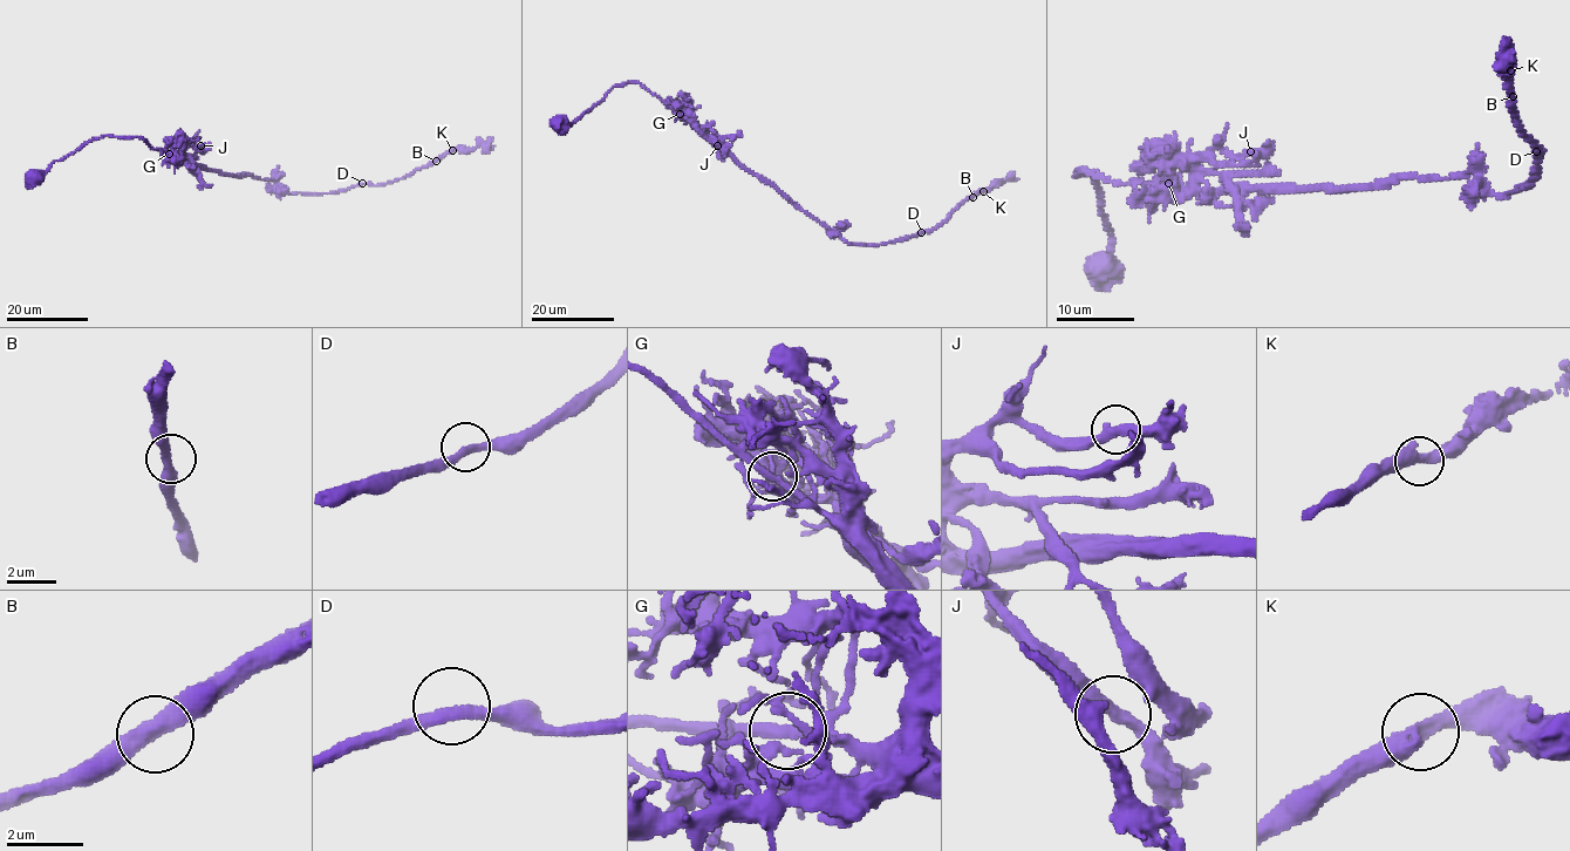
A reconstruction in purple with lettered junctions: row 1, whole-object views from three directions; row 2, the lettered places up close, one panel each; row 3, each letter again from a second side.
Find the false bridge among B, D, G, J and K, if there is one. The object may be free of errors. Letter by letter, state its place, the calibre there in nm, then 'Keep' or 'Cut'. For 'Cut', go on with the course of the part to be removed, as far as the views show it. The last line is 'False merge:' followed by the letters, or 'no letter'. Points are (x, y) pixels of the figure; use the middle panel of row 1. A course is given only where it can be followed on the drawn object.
B: Place: (973, 197). Thickness 400 nm. Keep
D: Place: (921, 232). Thickness 320 nm. Keep
G: Place: (680, 114). Thickness 280 nm. Keep
J: Place: (717, 145). Thickness 380 nm. Keep
K: Place: (983, 191). Thickness 420 nm. Keep
False merge: no letter

